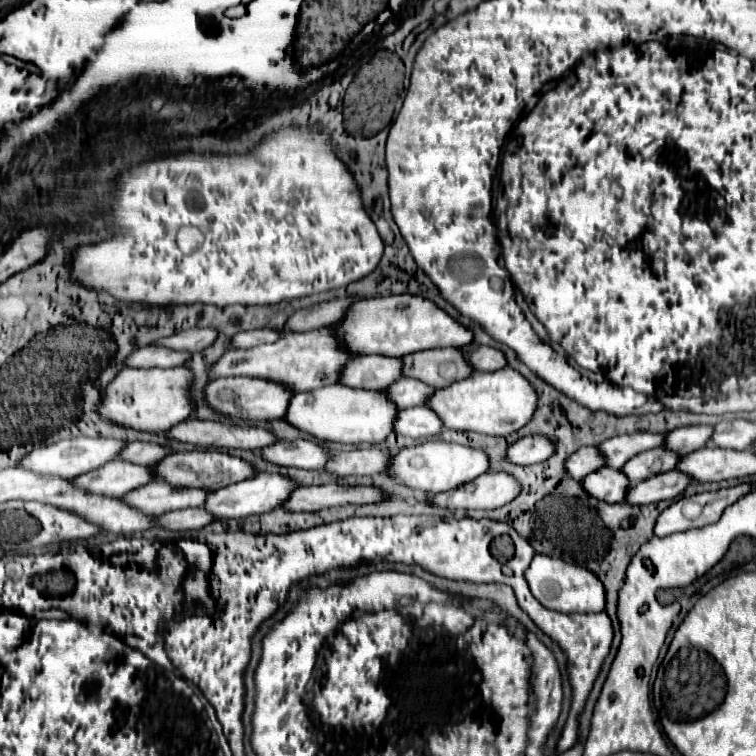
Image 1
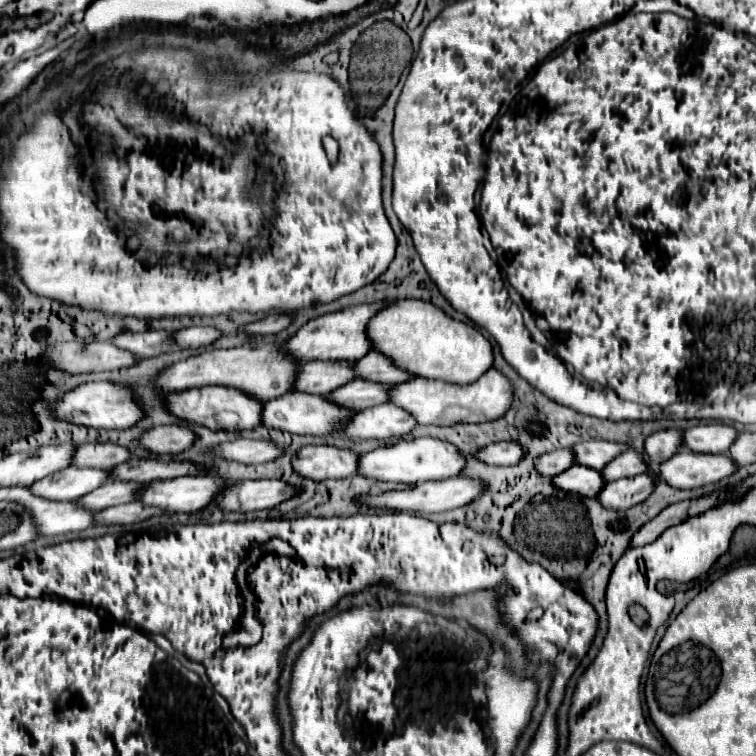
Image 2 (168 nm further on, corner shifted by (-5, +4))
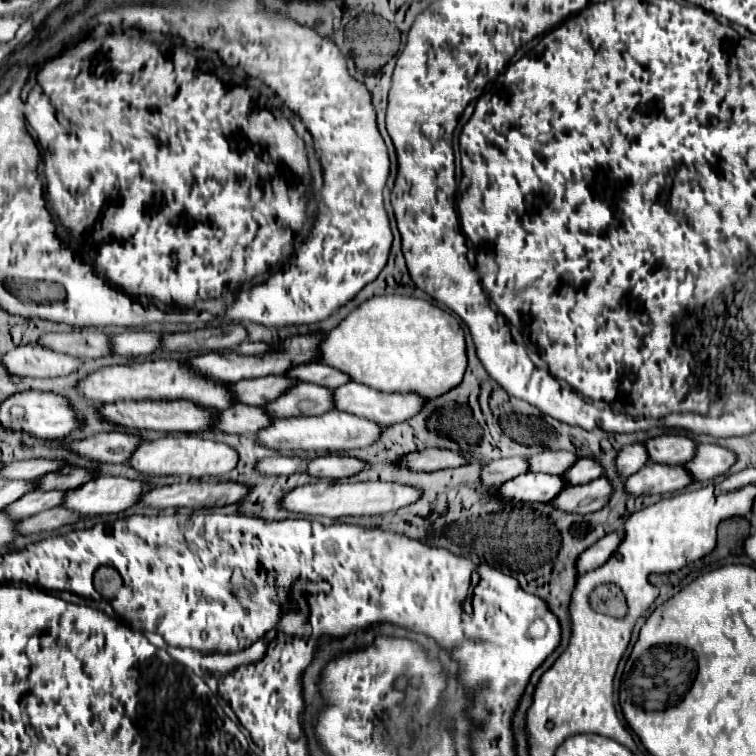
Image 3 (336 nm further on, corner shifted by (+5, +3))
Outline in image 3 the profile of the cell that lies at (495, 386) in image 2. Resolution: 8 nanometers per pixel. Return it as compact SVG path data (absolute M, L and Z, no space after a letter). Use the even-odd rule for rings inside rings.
M348 382L334 390L336 410L370 418L382 426L392 426L414 418L426 404L418 392L380 392L366 384Z

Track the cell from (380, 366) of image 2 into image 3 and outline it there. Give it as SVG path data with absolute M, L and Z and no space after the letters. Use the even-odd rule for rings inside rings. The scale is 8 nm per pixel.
M312 362L312 364L302 364L302 366L296 366L288 372L288 376L296 378L296 380L302 380L302 382L314 382L314 384L320 384L320 386L326 386L326 388L338 388L340 384L348 384L352 378L324 362Z

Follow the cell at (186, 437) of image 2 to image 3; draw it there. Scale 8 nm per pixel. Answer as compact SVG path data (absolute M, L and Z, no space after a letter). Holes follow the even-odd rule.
M108 432L108 434L96 434L86 440L70 444L70 450L88 456L94 462L126 462L130 460L130 452L138 446L138 440L142 440L136 434L128 432Z

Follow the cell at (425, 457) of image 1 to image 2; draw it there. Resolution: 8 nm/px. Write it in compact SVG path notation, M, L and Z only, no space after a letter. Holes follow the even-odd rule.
M418 437L410 441L398 441L396 445L386 445L376 451L364 453L358 459L358 473L378 481L400 481L400 483L424 483L424 481L440 481L448 477L460 475L464 469L464 461L456 447L446 441Z

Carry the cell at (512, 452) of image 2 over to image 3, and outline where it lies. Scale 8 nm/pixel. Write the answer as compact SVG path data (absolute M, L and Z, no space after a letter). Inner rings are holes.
M426 448L420 452L412 452L406 456L406 466L420 472L432 472L442 468L458 468L462 464L468 464L470 458L466 458L462 452L454 450L438 450L438 448Z

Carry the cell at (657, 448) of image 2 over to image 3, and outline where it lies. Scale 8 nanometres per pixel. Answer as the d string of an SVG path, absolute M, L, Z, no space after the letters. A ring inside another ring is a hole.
M642 442L624 446L616 458L616 466L624 478L632 476L646 464L648 464L648 456L646 456L646 446Z

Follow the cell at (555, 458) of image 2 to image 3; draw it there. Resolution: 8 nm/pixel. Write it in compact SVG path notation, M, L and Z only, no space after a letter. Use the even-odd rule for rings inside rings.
M502 458L496 462L490 462L482 468L482 478L486 484L504 484L506 480L512 480L518 474L524 474L530 470L530 464L526 458Z

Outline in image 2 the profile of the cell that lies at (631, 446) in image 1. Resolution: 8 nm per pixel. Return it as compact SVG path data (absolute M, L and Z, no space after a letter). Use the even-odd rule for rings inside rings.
M586 441L586 443L576 443L570 449L576 465L584 465L600 471L612 457L620 455L628 447L620 447L618 443L610 443L610 441Z

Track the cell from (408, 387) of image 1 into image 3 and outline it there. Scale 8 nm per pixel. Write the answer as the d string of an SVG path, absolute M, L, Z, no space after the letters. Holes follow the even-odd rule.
M300 382L290 392L282 394L276 402L268 404L266 410L272 416L288 418L288 416L316 416L318 412L330 412L336 408L334 404L334 390L320 386L320 384L310 384L310 382Z

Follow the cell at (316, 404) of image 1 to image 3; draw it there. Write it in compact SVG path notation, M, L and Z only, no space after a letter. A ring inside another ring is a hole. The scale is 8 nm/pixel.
M236 404L218 414L216 428L228 434L250 436L260 432L262 428L268 428L272 420L274 418L270 416L270 412L266 412L266 408L250 408L248 404Z

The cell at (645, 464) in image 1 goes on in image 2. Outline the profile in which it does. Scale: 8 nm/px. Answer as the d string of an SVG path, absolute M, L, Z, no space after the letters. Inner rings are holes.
M624 451L602 469L602 477L606 481L616 481L622 477L634 477L646 471L648 471L648 461L644 459L644 455L636 451Z

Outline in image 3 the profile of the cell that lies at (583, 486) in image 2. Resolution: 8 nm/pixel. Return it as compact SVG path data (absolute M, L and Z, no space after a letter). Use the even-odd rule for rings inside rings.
M526 472L522 476L516 476L514 480L508 480L500 486L498 494L508 500L524 500L524 502L552 502L558 492L566 488L564 476L546 476L546 474L534 474Z

